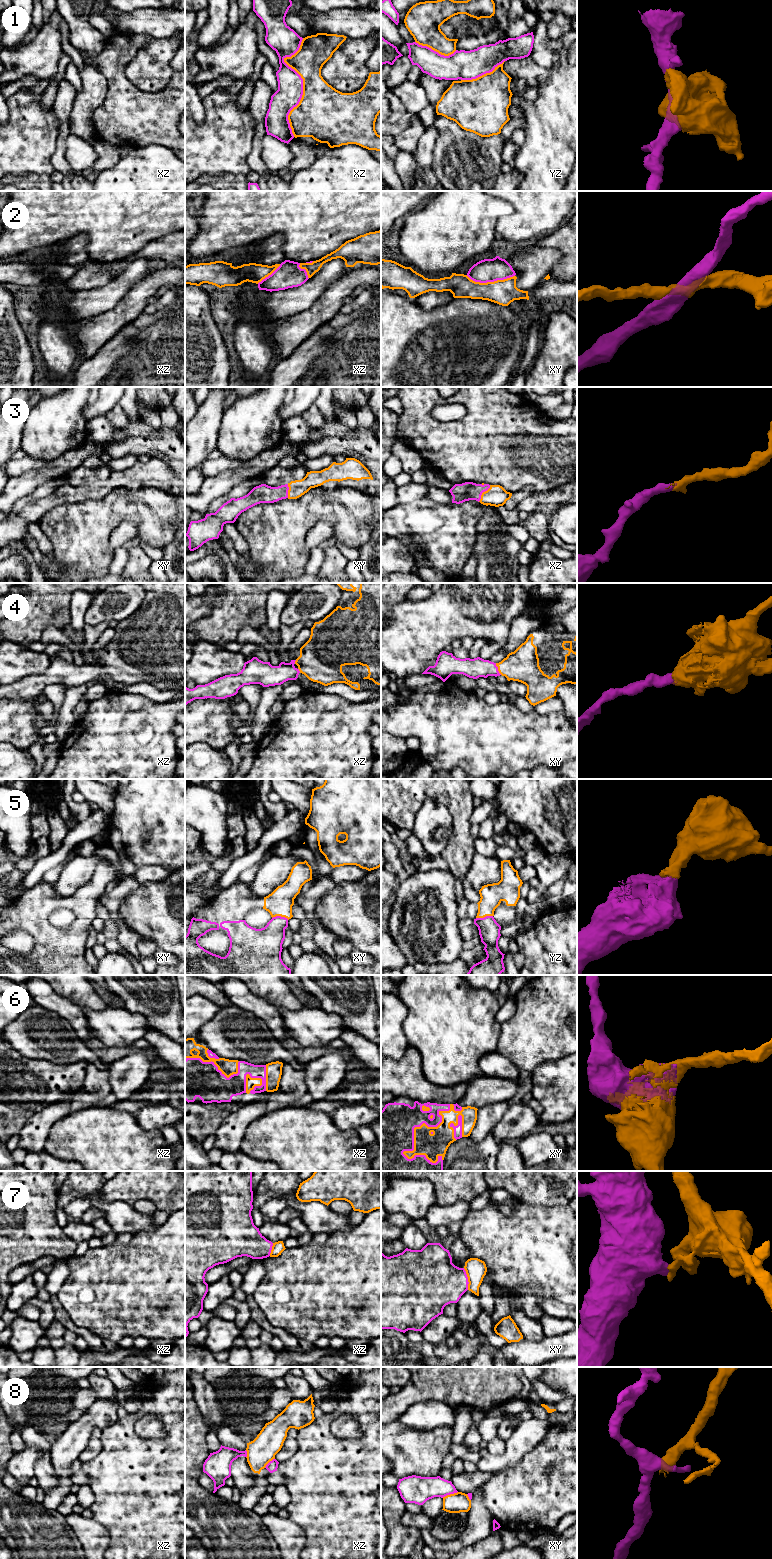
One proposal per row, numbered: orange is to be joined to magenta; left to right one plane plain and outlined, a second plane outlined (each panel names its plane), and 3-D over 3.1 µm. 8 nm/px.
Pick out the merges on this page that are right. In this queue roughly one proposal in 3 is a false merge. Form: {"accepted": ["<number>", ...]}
{"accepted": ["3", "4", "5", "6"]}

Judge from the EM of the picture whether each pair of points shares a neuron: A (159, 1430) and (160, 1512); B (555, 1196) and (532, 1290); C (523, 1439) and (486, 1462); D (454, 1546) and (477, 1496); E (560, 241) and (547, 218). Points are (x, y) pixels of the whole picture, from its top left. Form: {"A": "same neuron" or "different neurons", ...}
{"A": "different neurons", "B": "different neurons", "C": "same neuron", "D": "same neuron", "E": "different neurons"}

